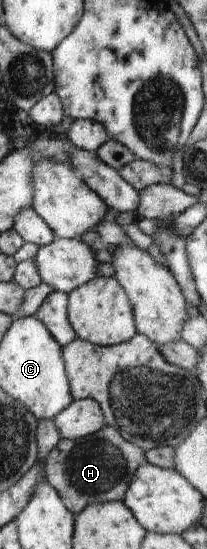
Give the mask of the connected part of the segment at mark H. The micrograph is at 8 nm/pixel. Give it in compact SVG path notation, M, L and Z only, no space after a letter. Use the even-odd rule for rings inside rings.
M104 426L100 434L83 439L61 439L44 463L44 478L57 491L67 510L75 516L89 504L122 501L141 464L147 462L145 452L123 438L122 432Z

